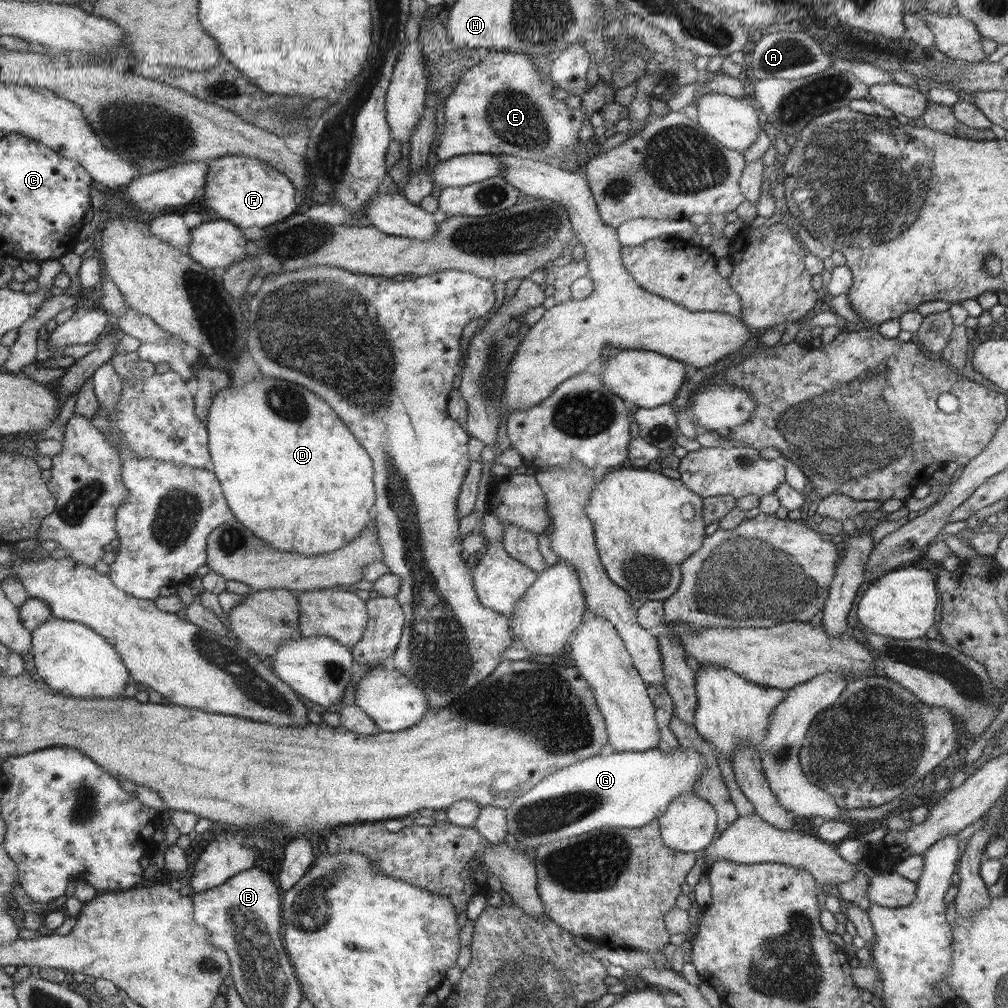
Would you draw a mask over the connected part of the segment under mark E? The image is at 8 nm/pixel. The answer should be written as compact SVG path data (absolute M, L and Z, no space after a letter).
M489 52L487 58L484 58L479 64L472 66L465 74L462 74L457 81L455 89L452 89L451 93L446 97L443 104L444 127L440 134L439 144L437 144L433 159L441 162L452 157L461 157L466 154L507 154L508 156L519 159L539 161L550 164L551 166L573 169L574 167L571 166L570 159L572 159L573 162L577 158L577 154L573 153L573 150L577 148L577 142L579 142L577 132L579 132L582 123L581 112L567 108L561 100L553 99L550 95L552 87L554 86L552 86L552 82L550 82L547 77L541 79L539 73L533 70L531 60L529 60L525 54L509 54L509 52L497 52L497 54L495 54L495 52Z

